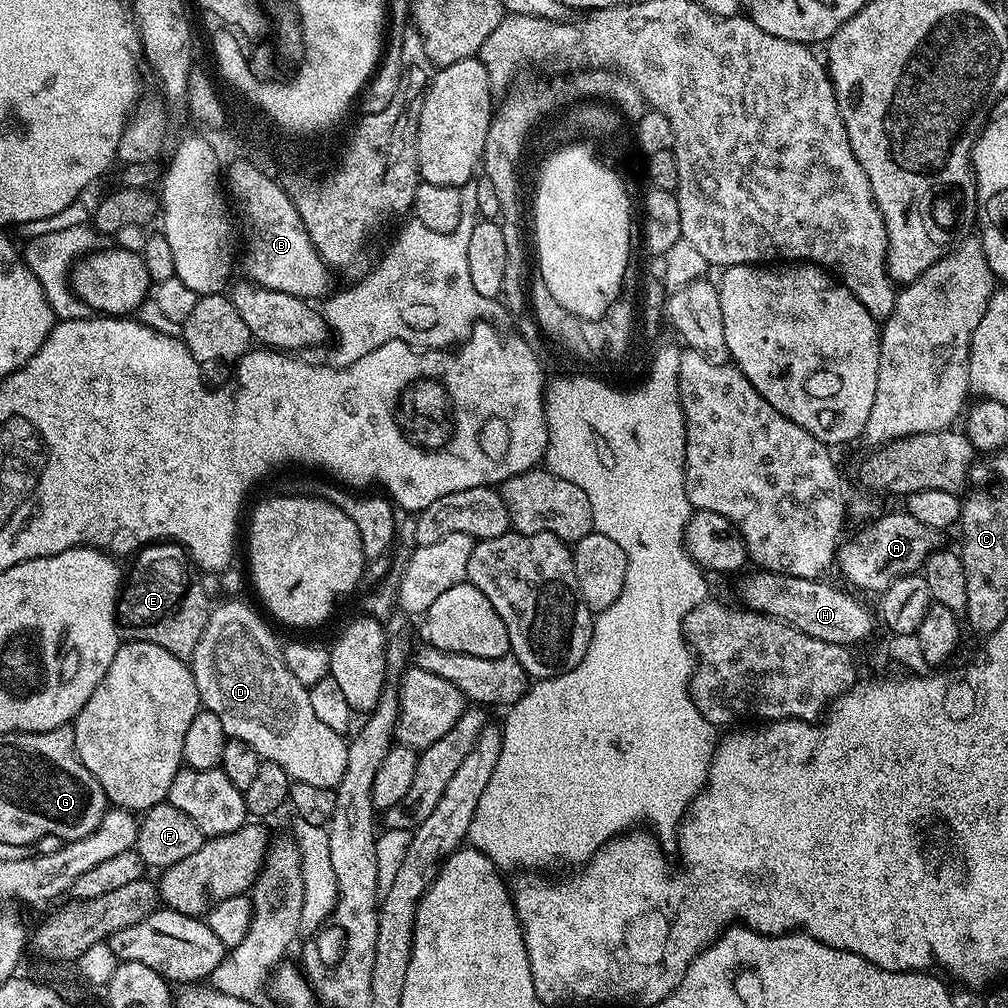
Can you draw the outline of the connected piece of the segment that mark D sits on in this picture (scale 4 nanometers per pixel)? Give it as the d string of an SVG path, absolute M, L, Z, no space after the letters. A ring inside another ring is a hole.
M228 598L223 602L225 604L220 604L217 608L215 605L209 611L206 630L202 630L202 638L198 638L198 646L194 646L190 657L192 677L194 678L196 689L200 695L201 705L207 711L213 712L218 716L218 722L222 722L222 730L224 731L225 737L246 742L246 746L253 748L260 755L261 760L278 762L278 766L282 766L282 770L286 770L286 774L292 780L310 782L310 786L322 786L323 788L331 788L334 790L338 786L338 782L342 782L342 774L346 774L348 740L341 733L330 730L330 726L325 726L324 723L318 722L318 714L314 714L314 709L310 706L308 688L302 682L298 682L298 678L294 678L294 674L290 674L290 670L286 670L281 641L276 641L275 634L268 629L269 621L263 615L260 617L250 605L243 604L240 598Z

